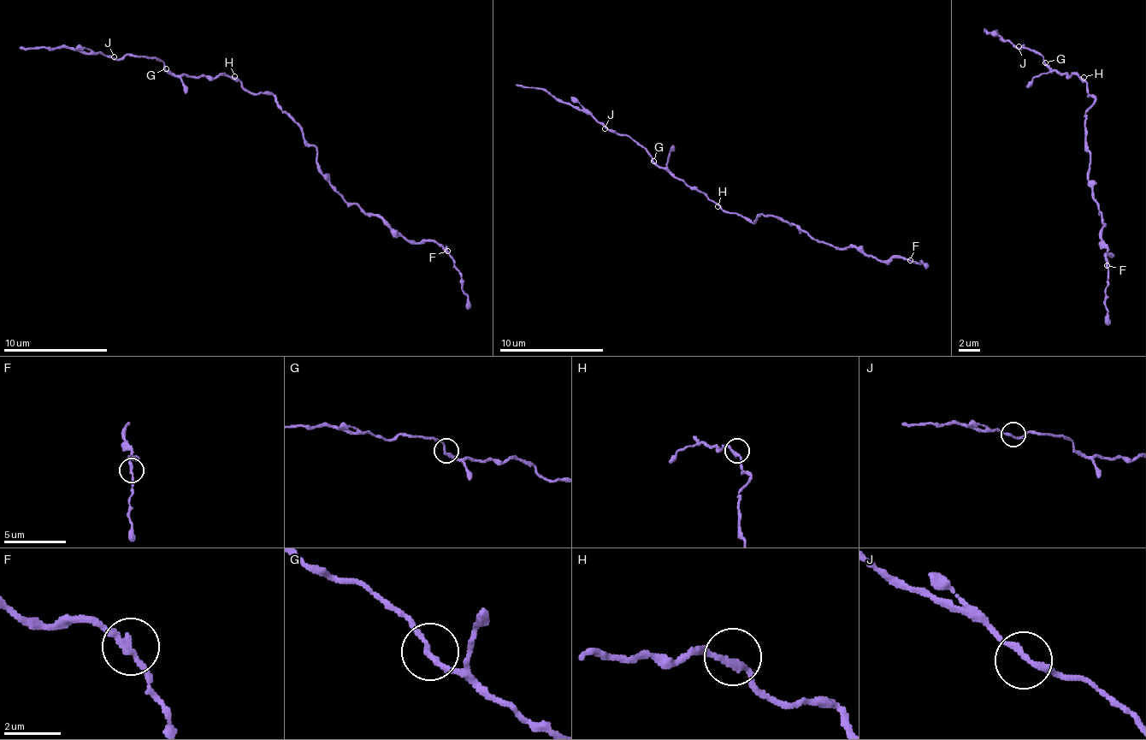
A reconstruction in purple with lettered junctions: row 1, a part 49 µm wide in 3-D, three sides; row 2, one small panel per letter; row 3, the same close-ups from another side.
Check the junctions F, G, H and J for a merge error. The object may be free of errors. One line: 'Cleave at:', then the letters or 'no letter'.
Cleave at: F

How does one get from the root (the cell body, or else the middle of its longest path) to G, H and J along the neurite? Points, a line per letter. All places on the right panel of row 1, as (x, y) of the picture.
G: (1090, 105), (1094, 97), (1087, 94), (1088, 88), (1079, 76), (1060, 74), (1045, 62)
H: (1090, 105), (1094, 97), (1087, 94), (1088, 82), (1083, 77)
J: (1090, 105), (1094, 97), (1079, 76), (1052, 71), (1040, 54), (1018, 46)

